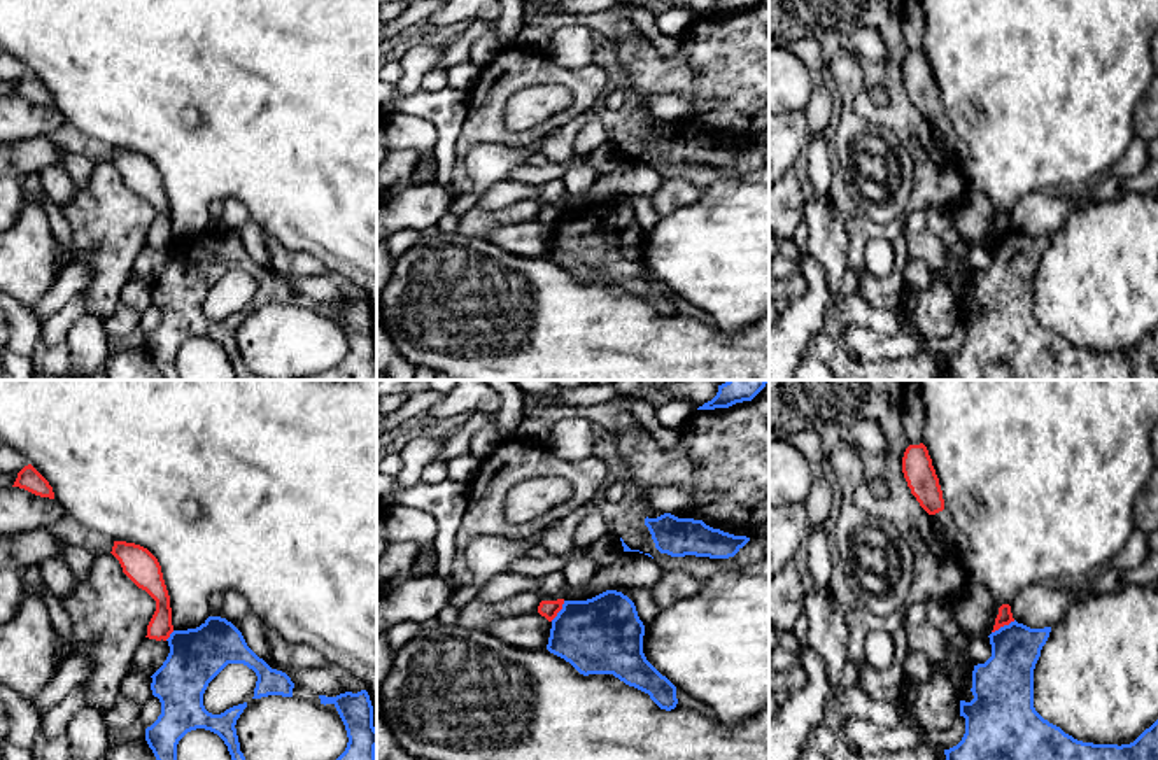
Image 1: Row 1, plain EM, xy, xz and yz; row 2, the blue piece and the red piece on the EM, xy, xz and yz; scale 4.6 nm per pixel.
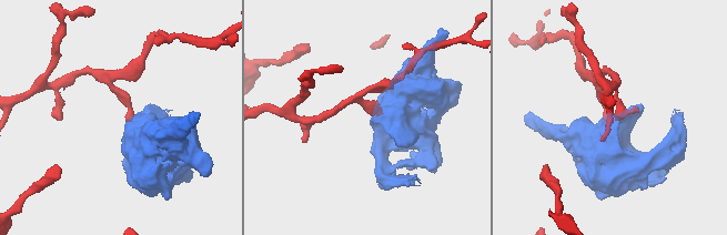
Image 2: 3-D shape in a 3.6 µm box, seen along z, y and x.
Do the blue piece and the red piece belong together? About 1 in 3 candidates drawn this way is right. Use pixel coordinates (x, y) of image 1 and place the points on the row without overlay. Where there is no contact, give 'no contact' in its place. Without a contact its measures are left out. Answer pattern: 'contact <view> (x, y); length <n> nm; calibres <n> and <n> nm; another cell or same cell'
contact yz (1004, 233); length 130 nm; calibres 260 and 70 nm; another cell

